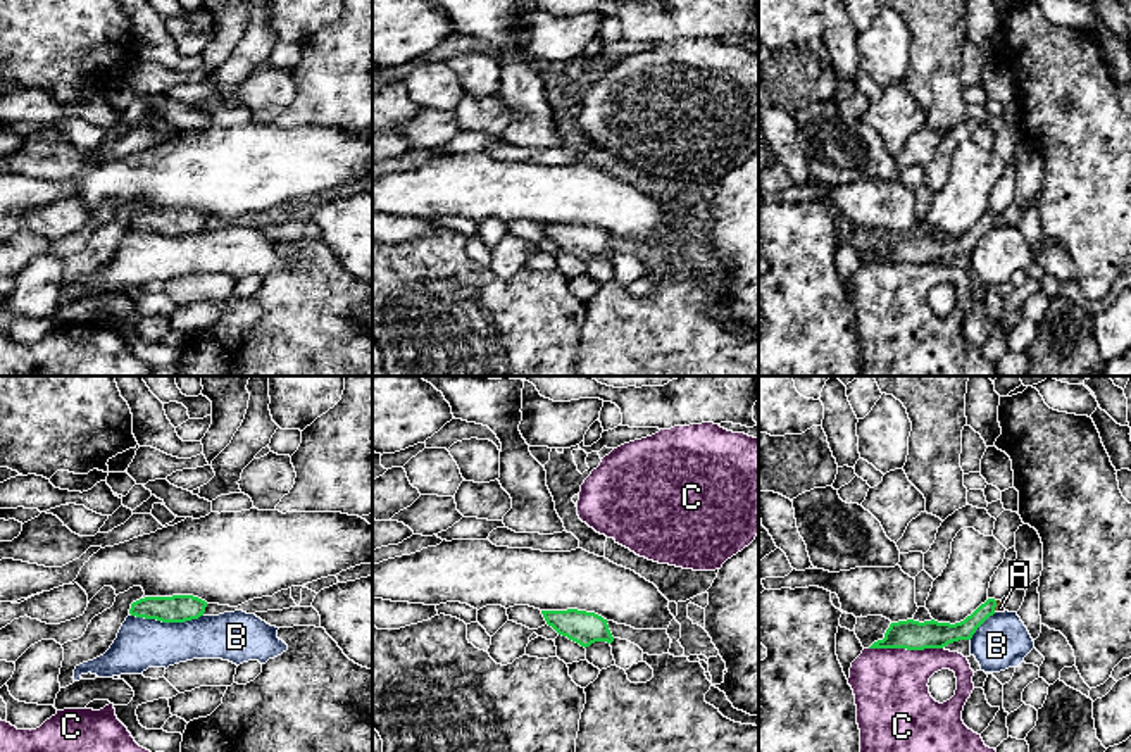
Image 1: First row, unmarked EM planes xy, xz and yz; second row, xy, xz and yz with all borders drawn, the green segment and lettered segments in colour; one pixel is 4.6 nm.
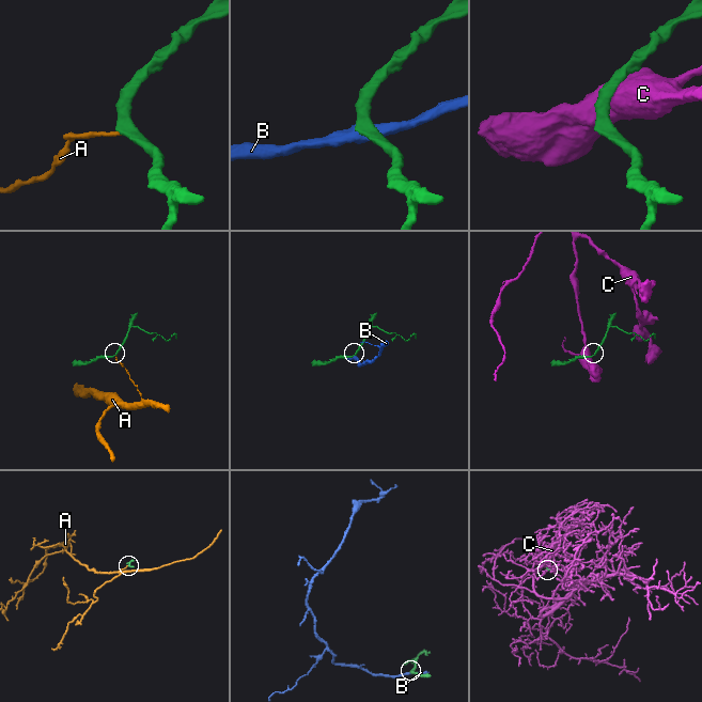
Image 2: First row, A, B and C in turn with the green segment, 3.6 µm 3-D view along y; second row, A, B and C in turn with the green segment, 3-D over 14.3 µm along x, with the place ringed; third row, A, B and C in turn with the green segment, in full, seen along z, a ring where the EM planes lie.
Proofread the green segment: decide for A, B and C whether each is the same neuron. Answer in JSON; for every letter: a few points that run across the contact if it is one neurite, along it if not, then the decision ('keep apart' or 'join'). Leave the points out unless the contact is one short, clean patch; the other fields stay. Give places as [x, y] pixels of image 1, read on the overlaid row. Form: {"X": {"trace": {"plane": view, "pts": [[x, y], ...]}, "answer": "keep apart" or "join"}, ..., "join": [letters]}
{"A": {"trace": {"plane": "yz", "pts": [[997, 601], [993, 611]]}, "answer": "keep apart"}, "B": {"trace": {"plane": "xy", "pts": [[130, 613], [162, 621], [190, 621], [202, 616]]}, "answer": "keep apart"}, "C": {"answer": "keep apart"}, "join": []}

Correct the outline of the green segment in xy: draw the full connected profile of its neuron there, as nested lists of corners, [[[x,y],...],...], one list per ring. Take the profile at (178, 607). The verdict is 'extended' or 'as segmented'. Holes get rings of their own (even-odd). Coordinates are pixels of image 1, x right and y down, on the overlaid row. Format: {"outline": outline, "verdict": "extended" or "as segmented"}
{"outline": [[[193,595],[145,597],[131,604],[129,614],[162,623],[184,623],[203,616],[207,602]]], "verdict": "as segmented"}

